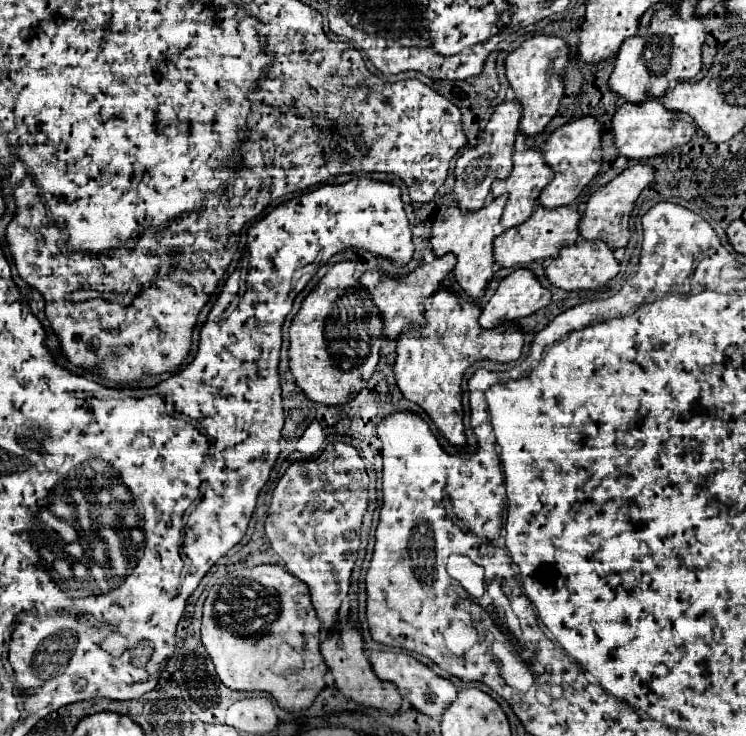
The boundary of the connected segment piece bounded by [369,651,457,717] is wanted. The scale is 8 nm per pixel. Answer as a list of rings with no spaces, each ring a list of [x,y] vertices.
[[[373,651],[369,661],[379,679],[395,683],[401,697],[405,697],[415,709],[419,709],[421,713],[425,713],[429,717],[441,717],[445,713],[445,709],[451,705],[451,701],[455,701],[455,697],[457,697],[457,687],[449,679],[439,677],[431,667],[427,667],[425,663],[417,661],[415,657],[411,657],[407,653]]]

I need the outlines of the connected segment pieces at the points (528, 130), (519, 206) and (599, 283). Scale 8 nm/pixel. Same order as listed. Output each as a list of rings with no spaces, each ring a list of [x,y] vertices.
[[[533,35],[507,55],[505,59],[507,79],[509,79],[509,85],[515,89],[517,99],[523,105],[523,117],[519,123],[521,133],[537,135],[557,115],[559,103],[565,95],[563,73],[569,67],[569,63],[571,63],[569,47],[561,37],[555,37],[555,35]]]
[[[525,147],[525,151],[515,151],[513,153],[513,171],[511,171],[511,175],[507,179],[497,179],[491,185],[493,197],[497,197],[501,193],[509,193],[509,199],[507,199],[507,205],[505,205],[505,211],[503,211],[503,217],[501,217],[501,223],[503,223],[505,229],[517,227],[517,225],[521,225],[523,221],[529,219],[529,215],[537,207],[539,193],[543,191],[543,187],[551,179],[553,179],[553,169],[549,169],[549,165],[545,165],[545,159],[541,157],[539,149]]]
[[[581,239],[573,245],[569,245],[567,249],[561,249],[561,253],[555,259],[551,259],[545,273],[547,273],[547,279],[551,281],[551,285],[561,287],[565,291],[599,289],[619,273],[619,263],[613,257],[613,251],[603,241],[599,241],[599,239],[597,241]]]

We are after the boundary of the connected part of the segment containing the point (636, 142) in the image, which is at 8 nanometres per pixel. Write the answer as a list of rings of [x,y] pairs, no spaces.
[[[645,99],[641,101],[641,105],[625,101],[617,107],[611,127],[615,133],[615,145],[619,149],[619,155],[625,155],[627,159],[645,159],[669,153],[673,147],[687,143],[693,133],[693,121],[685,115],[665,109],[661,99]]]

